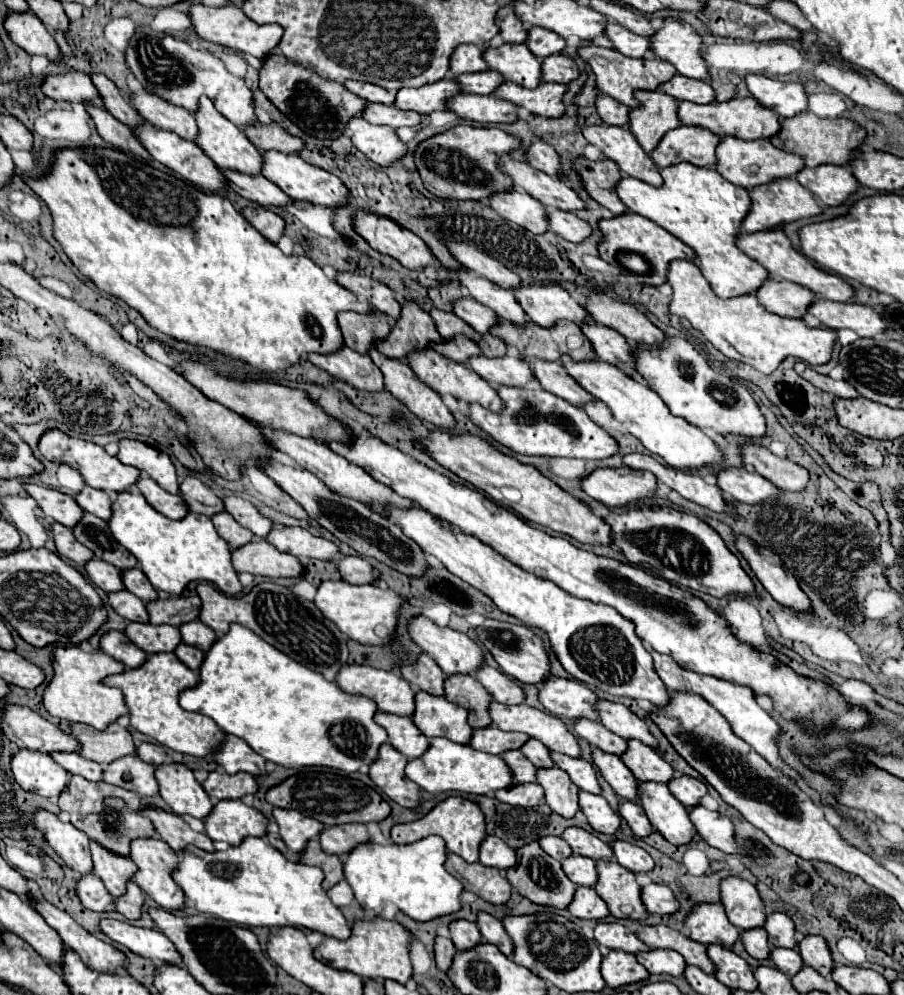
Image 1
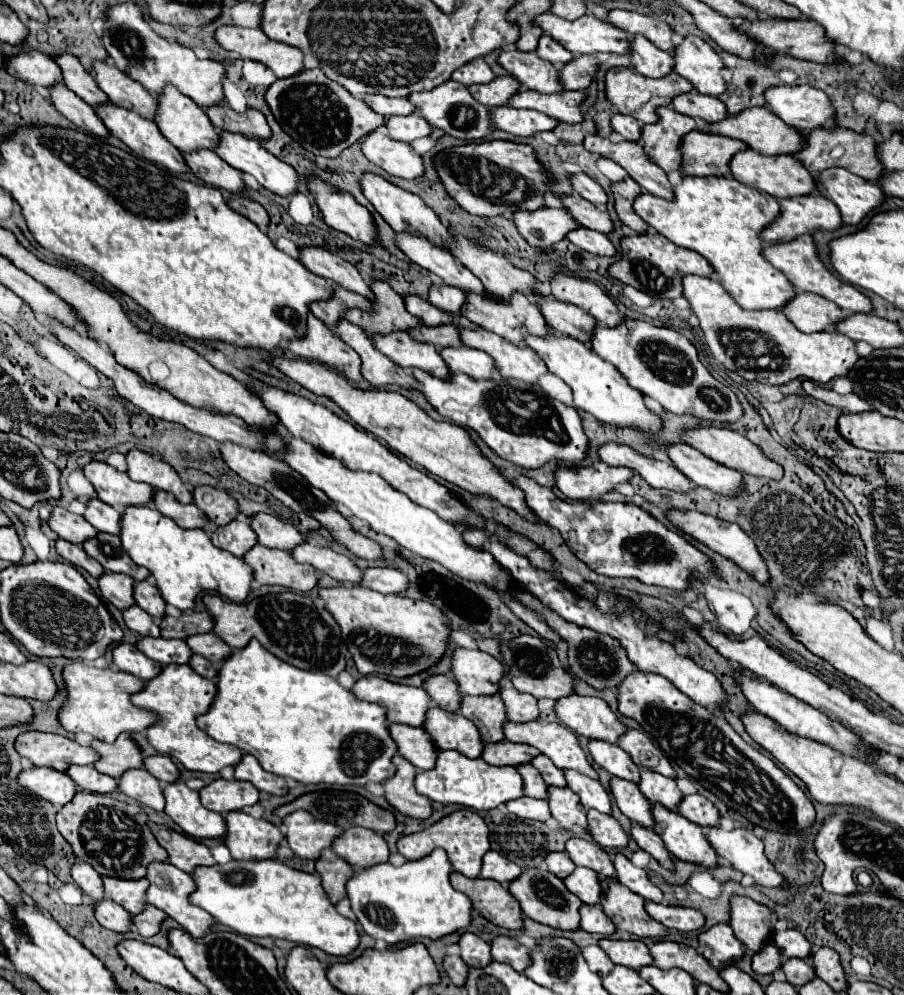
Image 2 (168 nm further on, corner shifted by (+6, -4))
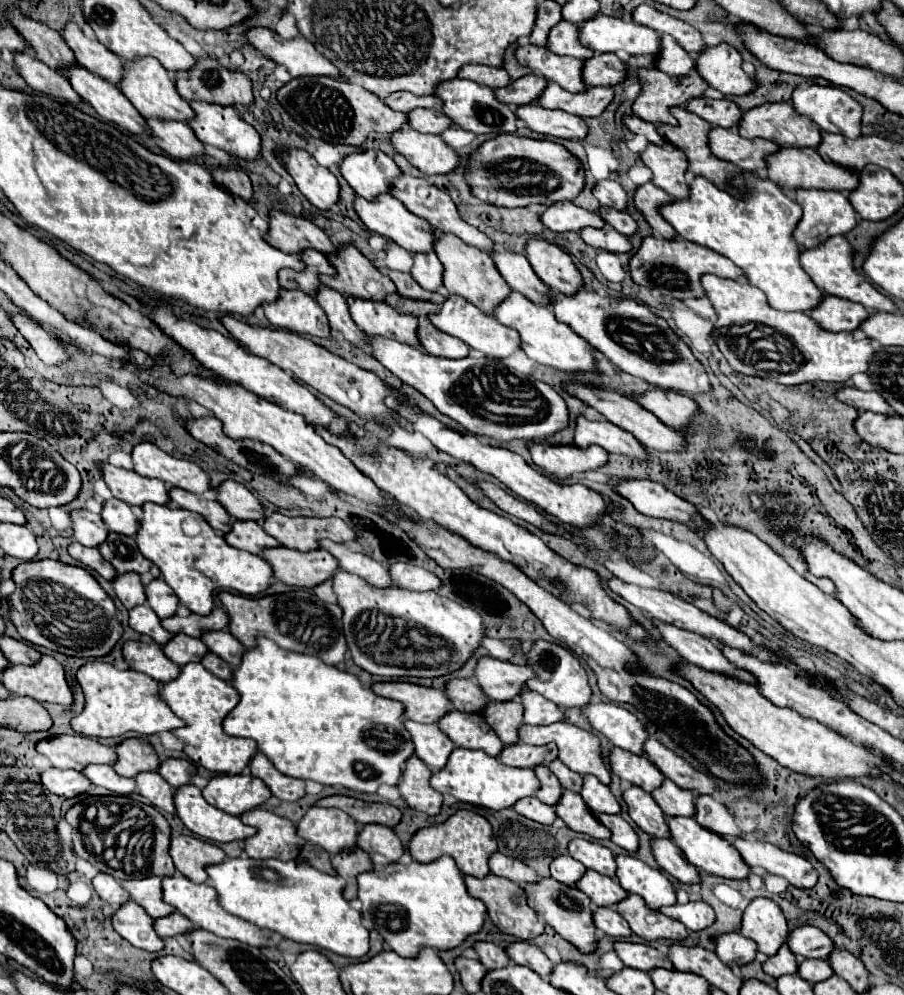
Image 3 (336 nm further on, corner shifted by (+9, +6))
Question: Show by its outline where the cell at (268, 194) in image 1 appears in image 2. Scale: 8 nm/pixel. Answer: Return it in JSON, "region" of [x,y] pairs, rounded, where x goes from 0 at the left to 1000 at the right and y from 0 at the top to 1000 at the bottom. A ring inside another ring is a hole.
{"region":[[[223,150],[221,154],[204,154],[204,160],[206,160],[206,166],[210,168],[210,172],[219,180],[223,180],[228,186],[250,190],[250,192],[263,194],[263,196],[270,194],[270,190],[272,190],[270,174],[265,174],[263,170],[252,166],[237,152],[230,154]]]}

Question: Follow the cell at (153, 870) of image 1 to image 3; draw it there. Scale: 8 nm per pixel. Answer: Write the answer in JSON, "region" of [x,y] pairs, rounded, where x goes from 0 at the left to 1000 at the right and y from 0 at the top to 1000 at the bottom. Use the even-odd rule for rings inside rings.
{"region":[[[191,879],[187,883],[180,883],[180,902],[183,902],[183,908],[191,910],[198,918],[202,918],[205,922],[209,922],[213,926],[216,932],[220,934],[227,934],[227,936],[233,936],[238,938],[240,942],[249,942],[249,944],[260,944],[260,946],[267,946],[267,948],[273,948],[278,952],[284,952],[284,954],[291,954],[291,952],[300,952],[298,950],[298,944],[300,944],[300,938],[293,936],[293,934],[287,934],[287,932],[280,932],[278,928],[271,928],[269,924],[262,924],[260,920],[253,920],[244,910],[242,910],[242,904],[240,904],[240,895],[236,895],[236,891],[231,889],[216,889],[211,887],[209,883],[202,883],[200,879]]]}

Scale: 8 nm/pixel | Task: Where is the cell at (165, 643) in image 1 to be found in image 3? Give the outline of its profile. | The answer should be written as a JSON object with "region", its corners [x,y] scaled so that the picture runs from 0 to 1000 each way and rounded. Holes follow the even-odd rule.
{"region":[[[194,638],[194,642],[187,644],[180,650],[180,654],[196,668],[207,668],[211,664],[222,664],[225,658],[231,656],[231,650],[222,642],[213,642],[207,638]]]}

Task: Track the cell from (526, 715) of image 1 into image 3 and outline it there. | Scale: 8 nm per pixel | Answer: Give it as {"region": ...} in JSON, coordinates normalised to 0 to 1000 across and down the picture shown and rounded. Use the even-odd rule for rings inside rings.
{"region":[[[621,725],[621,727],[612,727],[607,731],[585,731],[585,729],[576,729],[574,733],[574,741],[576,745],[585,747],[585,749],[605,749],[605,747],[614,747],[616,753],[618,753],[618,763],[636,777],[640,779],[658,779],[667,789],[674,789],[676,787],[676,777],[674,777],[674,769],[671,765],[667,763],[667,755],[665,755],[665,747],[663,743],[647,735],[647,733],[640,733],[627,725]]]}

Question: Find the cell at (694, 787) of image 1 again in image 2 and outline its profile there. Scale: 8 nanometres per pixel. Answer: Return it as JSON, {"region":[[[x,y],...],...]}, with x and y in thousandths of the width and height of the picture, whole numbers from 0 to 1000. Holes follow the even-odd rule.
{"region":[[[757,799],[750,811],[750,817],[757,819],[761,825],[777,829],[777,831],[788,831],[794,825],[794,813],[777,799]]]}

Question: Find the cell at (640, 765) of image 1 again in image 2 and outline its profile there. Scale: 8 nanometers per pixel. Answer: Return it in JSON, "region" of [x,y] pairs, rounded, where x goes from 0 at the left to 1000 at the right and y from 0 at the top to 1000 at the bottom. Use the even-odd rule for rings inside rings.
{"region":[[[708,771],[706,793],[712,797],[712,801],[719,807],[732,807],[743,815],[748,815],[748,811],[754,803],[754,795],[750,793],[748,783],[735,781],[735,779],[730,779],[721,773],[715,773],[715,771]]]}

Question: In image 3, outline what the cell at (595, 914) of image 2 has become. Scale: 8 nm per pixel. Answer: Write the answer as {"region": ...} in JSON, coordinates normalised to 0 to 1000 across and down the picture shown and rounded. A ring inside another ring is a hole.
{"region":[[[674,912],[658,914],[658,932],[663,934],[663,938],[669,938],[680,944],[698,942],[698,934],[696,934],[694,926],[683,916],[678,916]]]}

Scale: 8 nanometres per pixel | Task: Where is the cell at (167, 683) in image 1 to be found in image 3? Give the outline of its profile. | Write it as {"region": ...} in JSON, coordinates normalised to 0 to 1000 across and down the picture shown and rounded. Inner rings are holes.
{"region":[[[209,666],[200,672],[200,678],[194,684],[187,684],[185,688],[178,688],[178,701],[185,705],[185,709],[191,713],[191,717],[209,731],[202,731],[200,735],[191,735],[200,745],[205,745],[205,757],[211,765],[222,767],[227,773],[236,777],[253,777],[264,779],[271,771],[275,771],[278,763],[284,757],[284,747],[278,743],[262,743],[247,735],[247,723],[249,719],[264,707],[262,692],[231,676],[222,666]]]}

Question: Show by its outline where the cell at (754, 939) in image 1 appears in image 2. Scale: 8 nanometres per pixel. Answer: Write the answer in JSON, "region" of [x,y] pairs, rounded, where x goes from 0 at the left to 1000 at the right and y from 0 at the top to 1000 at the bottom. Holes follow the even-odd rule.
{"region":[[[847,948],[838,958],[832,962],[832,974],[836,978],[854,978],[863,972],[863,956],[854,950]]]}

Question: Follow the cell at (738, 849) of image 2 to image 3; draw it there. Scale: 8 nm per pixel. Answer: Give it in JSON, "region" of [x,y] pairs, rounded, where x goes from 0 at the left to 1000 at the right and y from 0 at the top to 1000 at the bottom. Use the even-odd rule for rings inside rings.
{"region":[[[806,843],[806,845],[820,855],[820,861],[831,871],[842,871],[855,879],[868,881],[875,889],[884,893],[897,893],[904,889],[906,879],[890,861],[871,857],[846,845],[835,843]]]}

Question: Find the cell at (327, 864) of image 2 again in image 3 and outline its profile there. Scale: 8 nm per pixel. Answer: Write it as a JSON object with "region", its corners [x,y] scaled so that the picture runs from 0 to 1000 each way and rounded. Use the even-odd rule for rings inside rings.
{"region":[[[397,851],[384,853],[375,859],[368,861],[368,871],[375,877],[375,881],[382,881],[384,891],[382,891],[382,902],[393,904],[395,902],[395,879],[404,875],[413,875],[413,865],[408,857],[404,857]]]}

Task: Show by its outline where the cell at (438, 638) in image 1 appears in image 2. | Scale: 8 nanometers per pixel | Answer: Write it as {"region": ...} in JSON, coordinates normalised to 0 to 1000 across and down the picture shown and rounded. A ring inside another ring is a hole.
{"region":[[[507,650],[498,662],[498,676],[513,698],[546,698],[558,670],[544,658],[531,652]]]}

